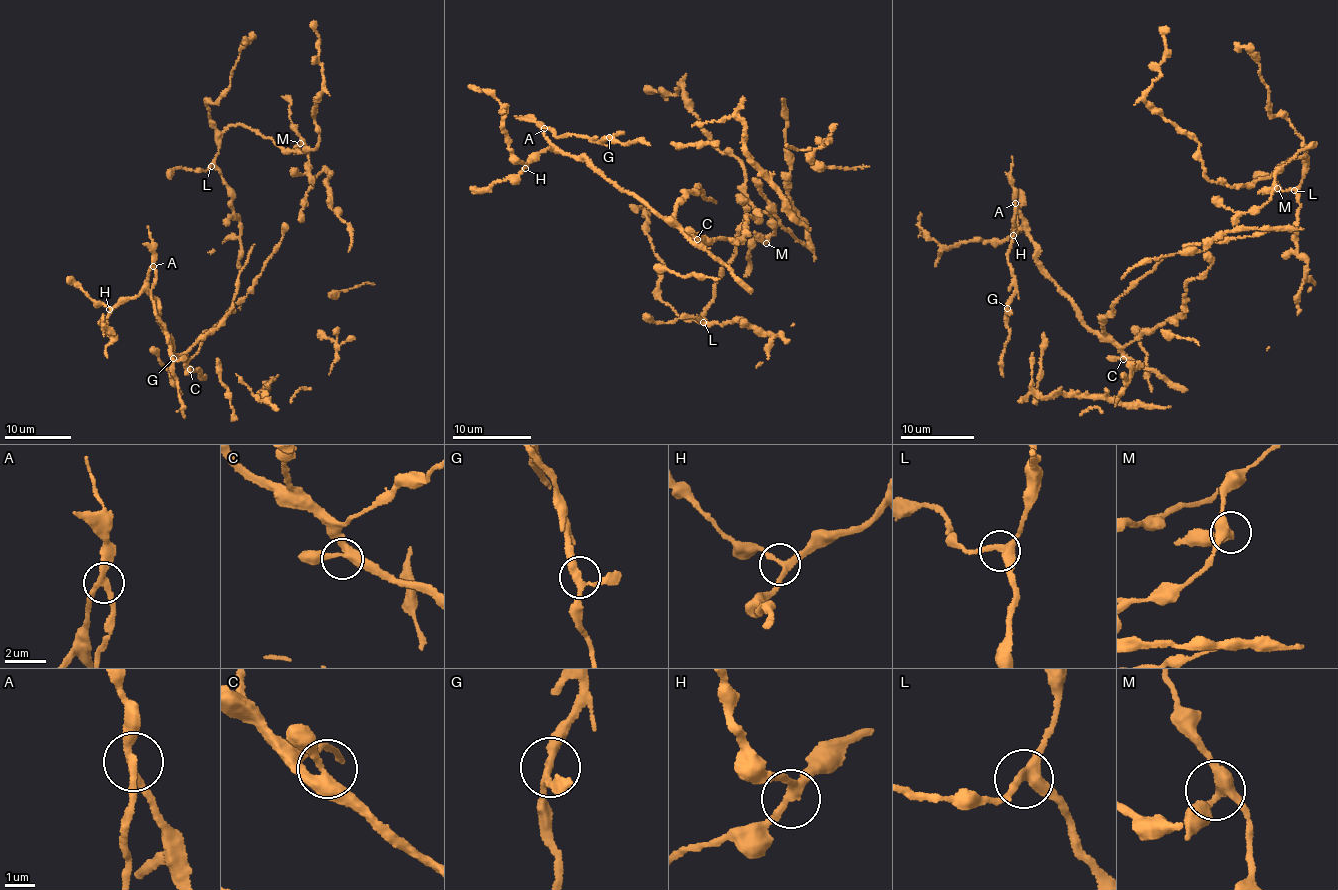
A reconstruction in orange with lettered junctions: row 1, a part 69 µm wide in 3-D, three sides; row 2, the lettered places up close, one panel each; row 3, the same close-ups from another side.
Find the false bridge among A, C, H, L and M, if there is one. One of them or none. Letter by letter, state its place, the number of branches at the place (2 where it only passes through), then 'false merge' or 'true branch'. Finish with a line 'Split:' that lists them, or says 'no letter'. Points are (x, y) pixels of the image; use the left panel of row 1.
A: (153, 266) | 3 | false merge
C: (190, 369) | 3 | true branch
H: (109, 309) | 3 | true branch
L: (211, 166) | 3 | true branch
M: (300, 143) | 3 | true branch
Split: A

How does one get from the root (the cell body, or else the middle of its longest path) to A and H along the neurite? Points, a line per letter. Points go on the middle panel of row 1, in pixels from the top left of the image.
A: (697, 233), (686, 234), (623, 192), (585, 158), (567, 154), (543, 136), (544, 128)
H: (697, 233), (686, 234), (670, 225), (582, 157), (563, 155), (547, 148), (533, 153), (525, 168)

